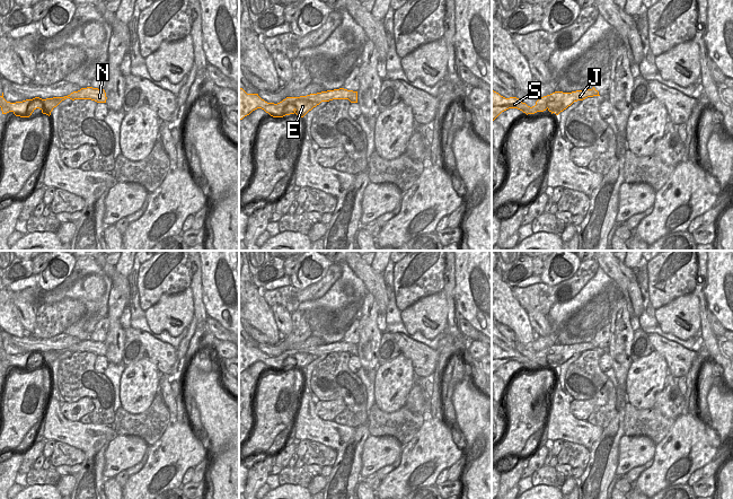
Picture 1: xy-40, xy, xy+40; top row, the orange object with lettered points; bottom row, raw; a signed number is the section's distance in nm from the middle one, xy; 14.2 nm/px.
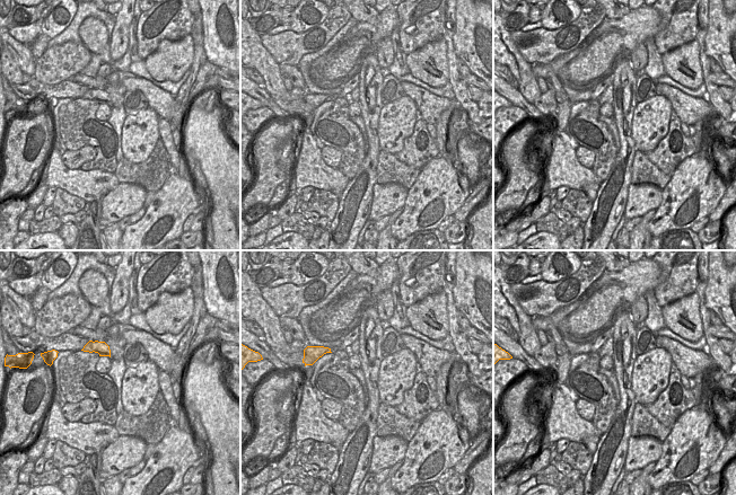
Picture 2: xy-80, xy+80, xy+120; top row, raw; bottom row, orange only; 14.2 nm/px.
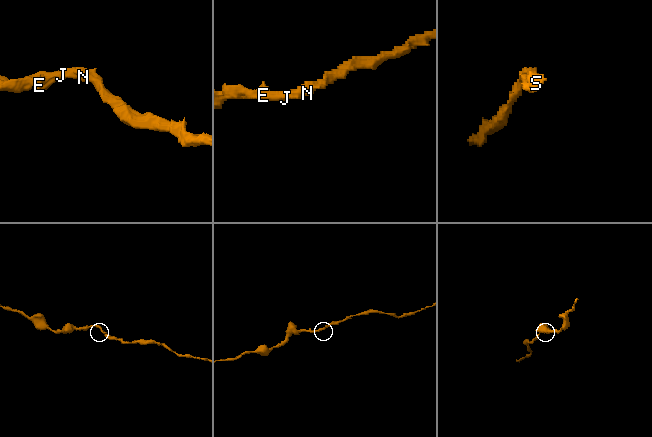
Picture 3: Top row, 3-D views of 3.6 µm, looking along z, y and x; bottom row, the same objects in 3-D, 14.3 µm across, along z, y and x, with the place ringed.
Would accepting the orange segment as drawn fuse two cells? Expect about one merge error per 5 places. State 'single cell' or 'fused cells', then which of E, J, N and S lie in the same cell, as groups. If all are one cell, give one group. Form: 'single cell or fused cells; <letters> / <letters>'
single cell; E J N S

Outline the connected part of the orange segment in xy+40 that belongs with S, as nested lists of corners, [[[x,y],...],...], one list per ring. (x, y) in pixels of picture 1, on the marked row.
[[[593,87],[586,90],[576,90],[572,93],[555,91],[544,96],[530,107],[516,97],[505,98],[498,93],[492,90],[492,121],[494,121],[502,112],[509,108],[518,108],[523,113],[535,114],[548,110],[551,114],[558,115],[560,112],[571,106],[574,102],[583,100],[588,97],[600,96],[599,91]]]

